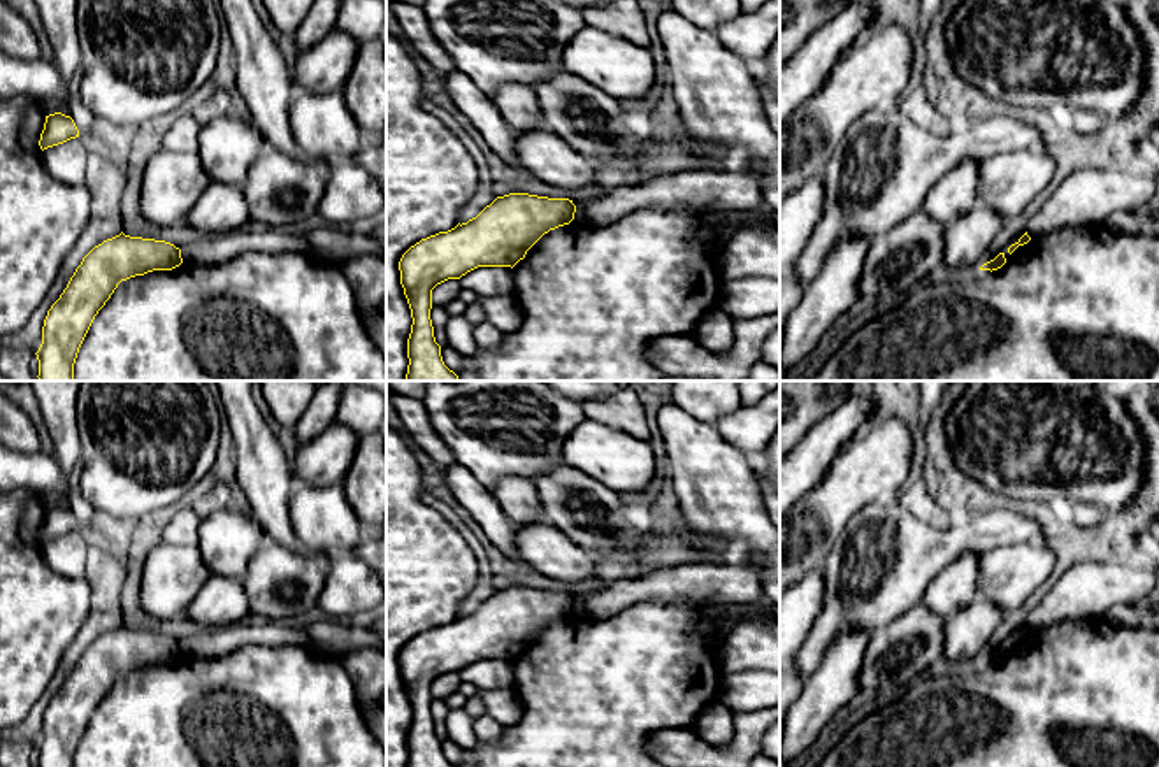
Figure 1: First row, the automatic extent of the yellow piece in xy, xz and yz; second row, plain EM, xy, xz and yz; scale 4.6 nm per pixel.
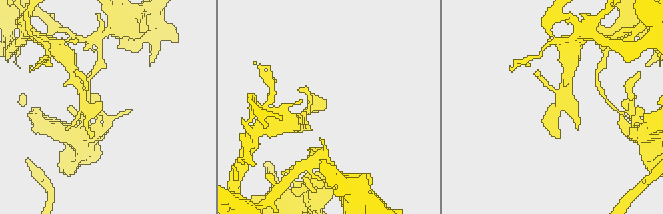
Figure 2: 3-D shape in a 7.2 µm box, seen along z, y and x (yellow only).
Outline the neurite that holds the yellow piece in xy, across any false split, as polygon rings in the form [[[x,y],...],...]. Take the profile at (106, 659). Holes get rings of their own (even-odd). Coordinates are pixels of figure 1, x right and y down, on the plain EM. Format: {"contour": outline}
{"contour": [[[123,625],[95,639],[76,662],[42,720],[39,767],[74,767],[79,741],[98,704],[121,674],[183,656],[181,642],[165,634]]]}

